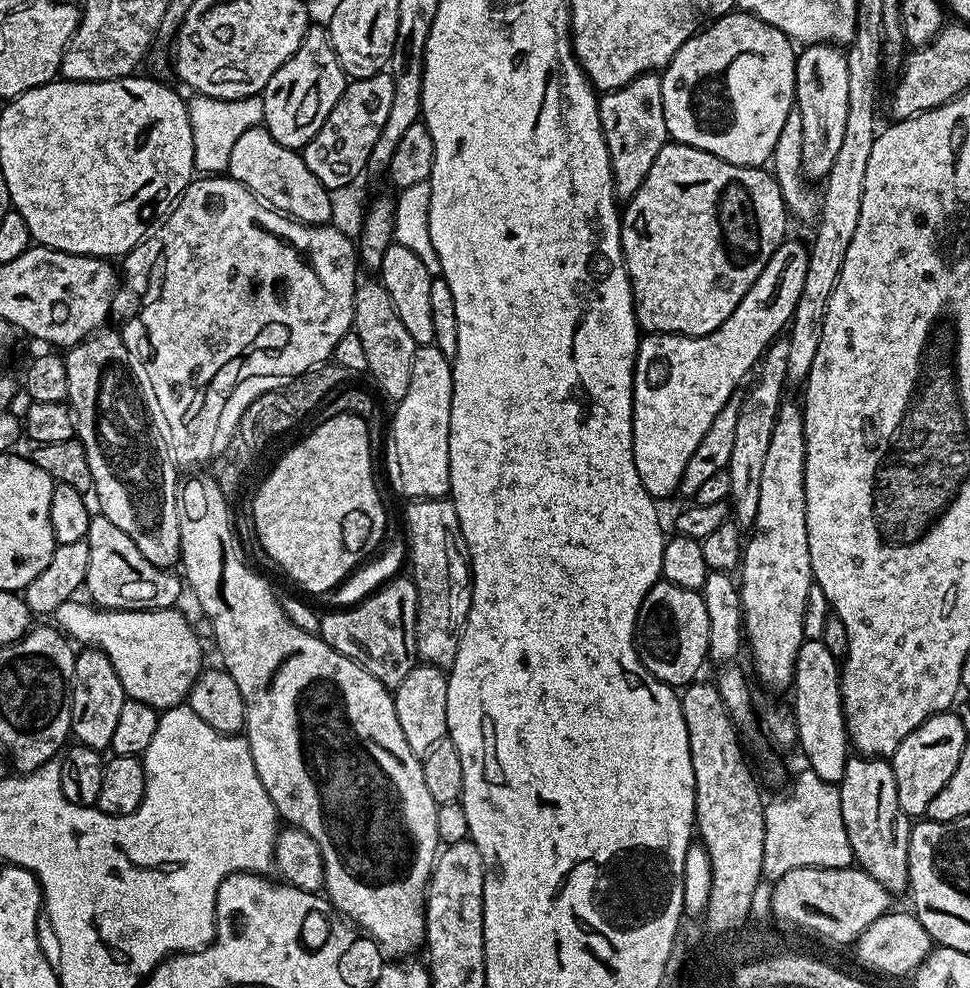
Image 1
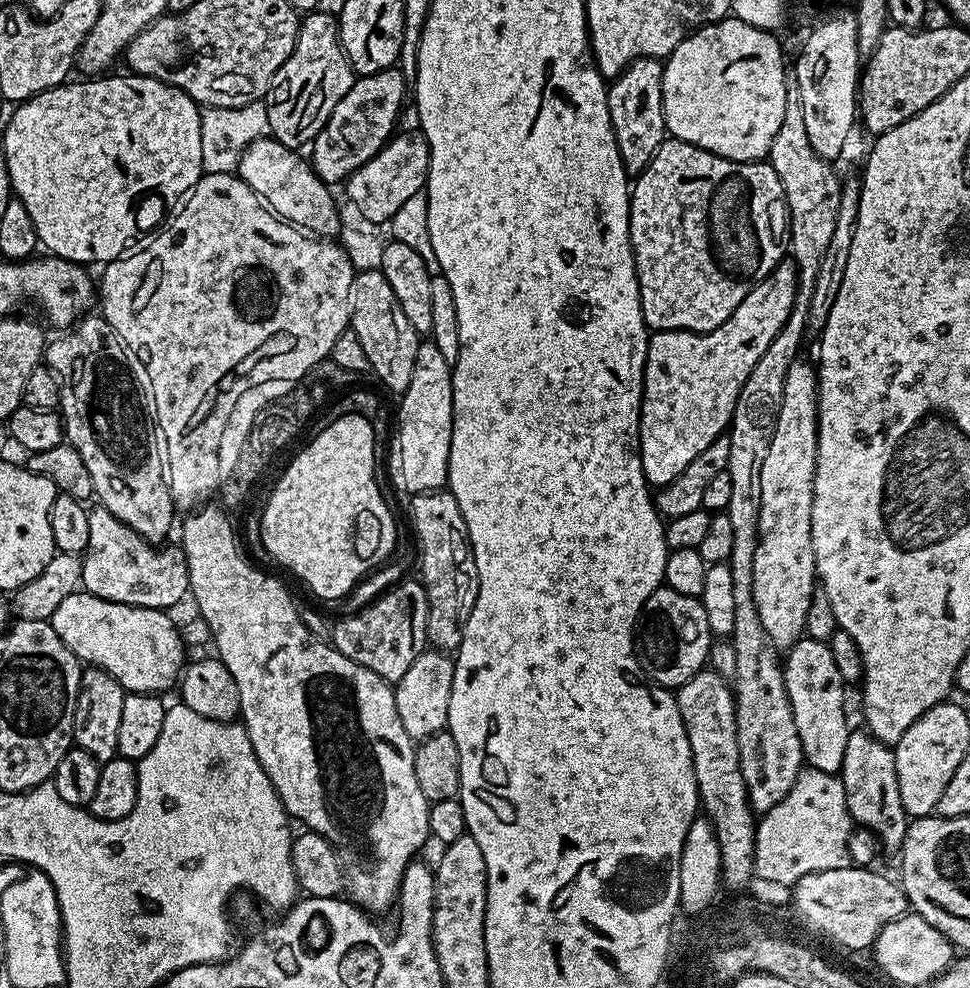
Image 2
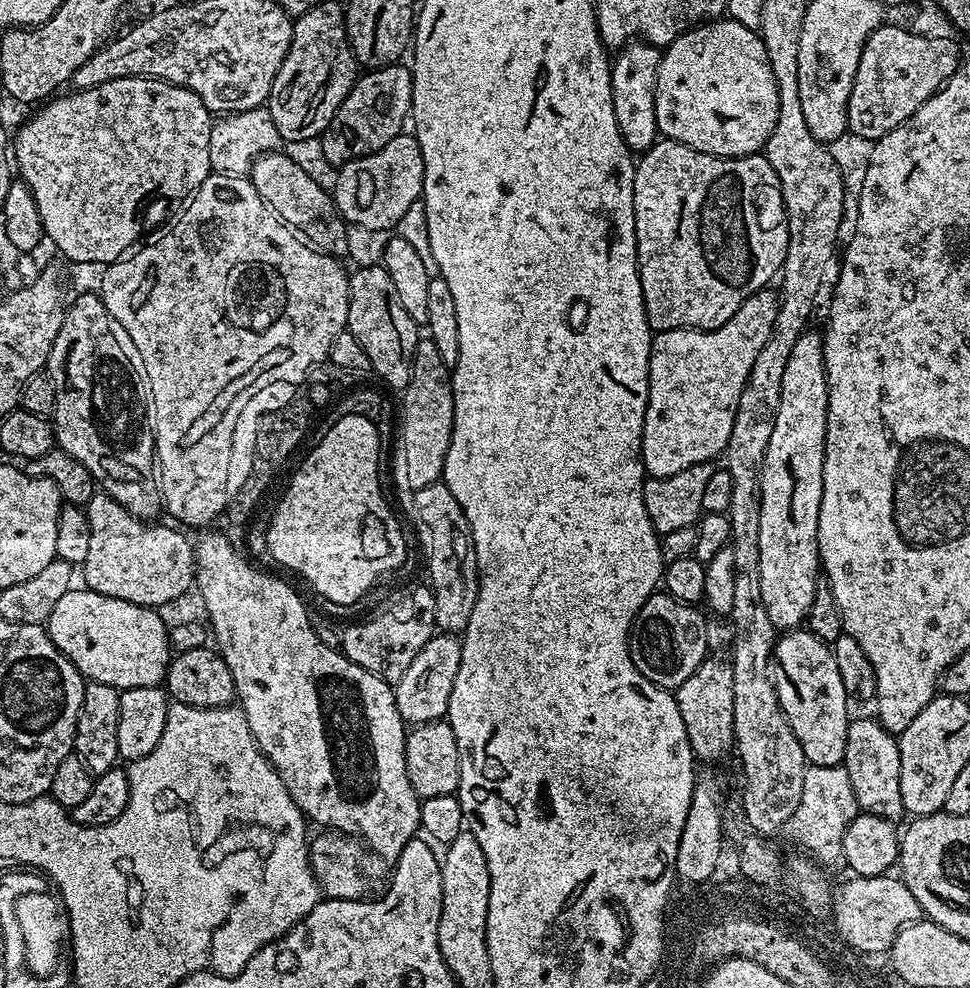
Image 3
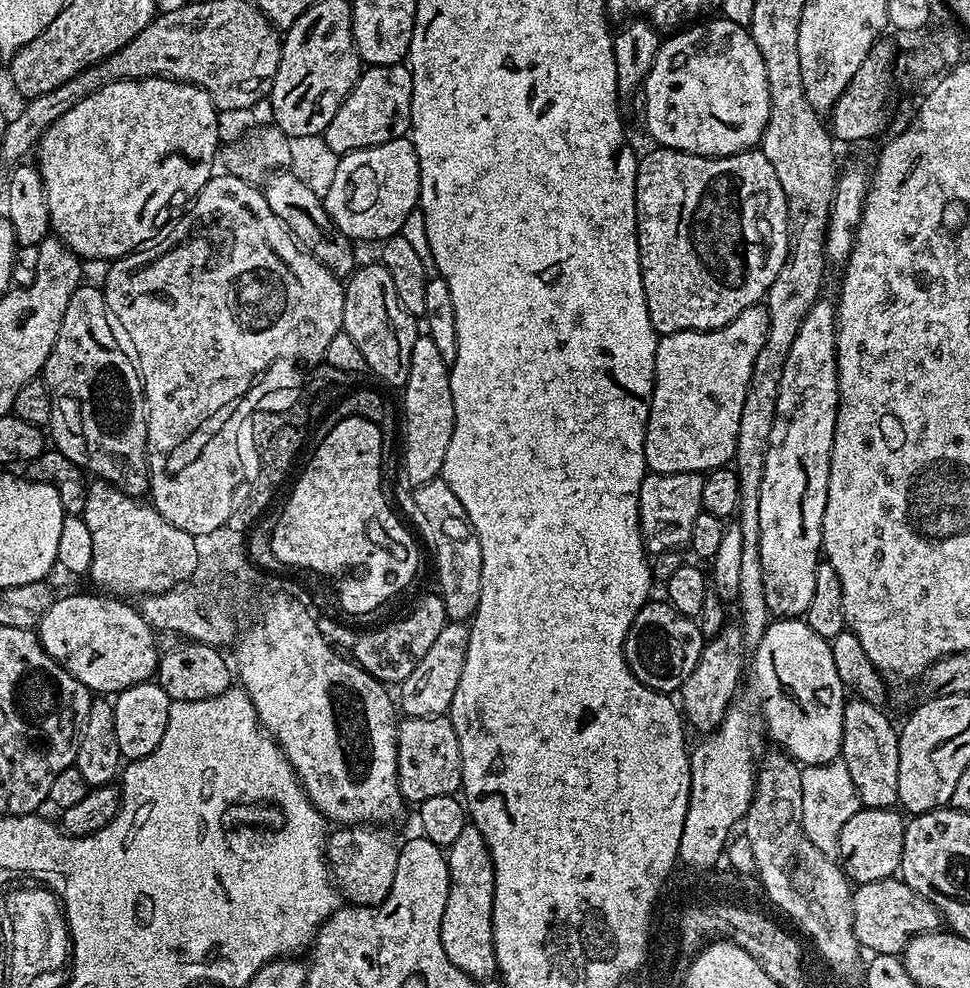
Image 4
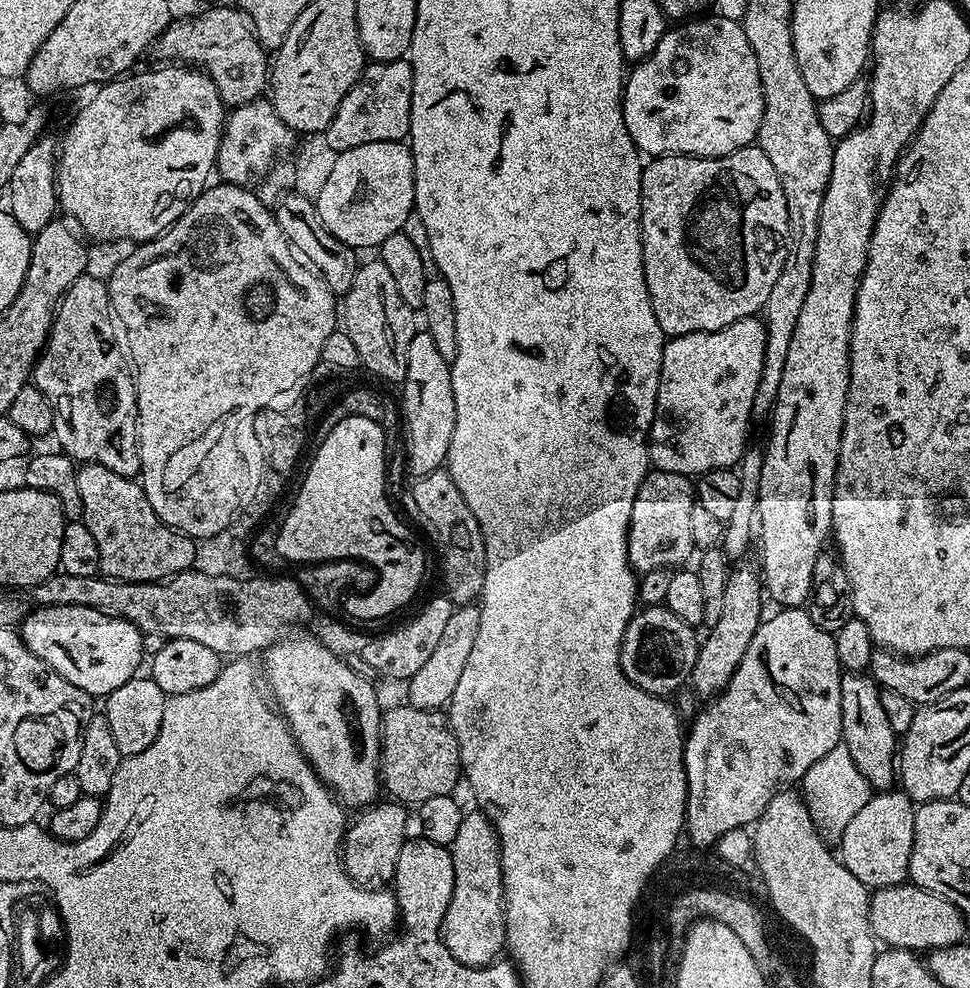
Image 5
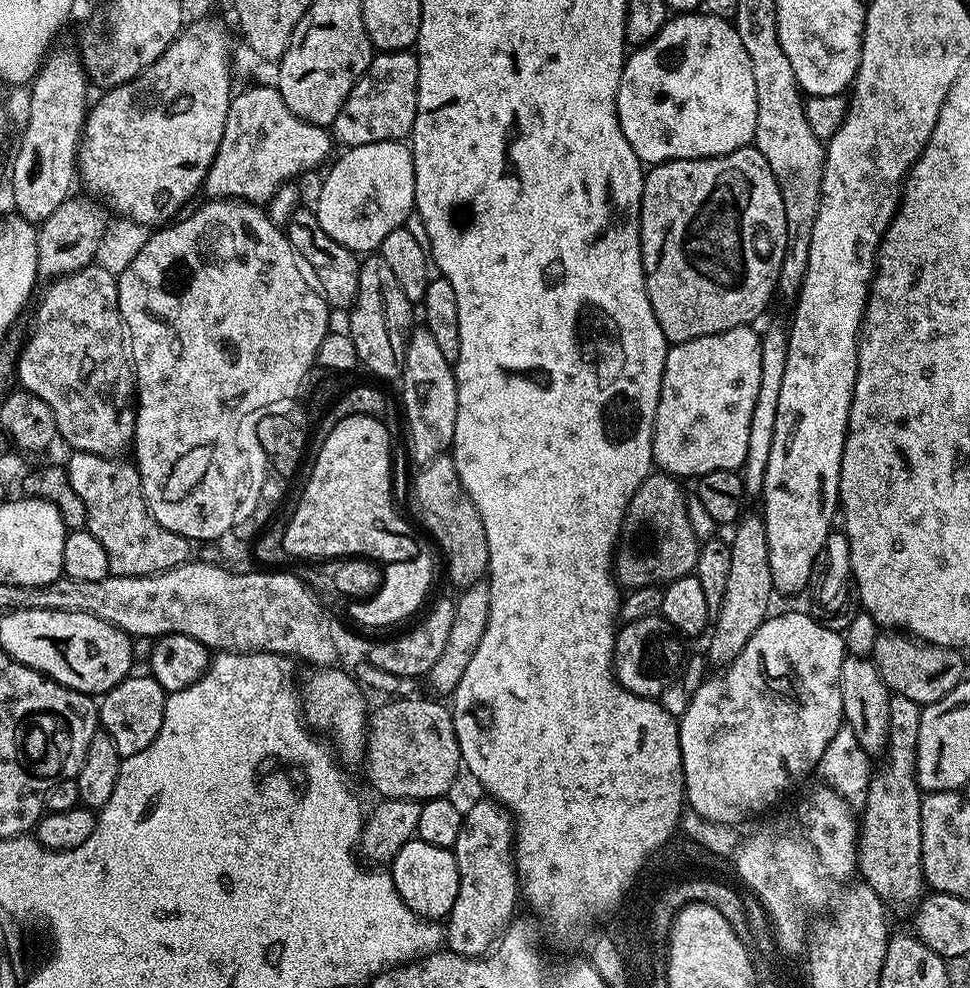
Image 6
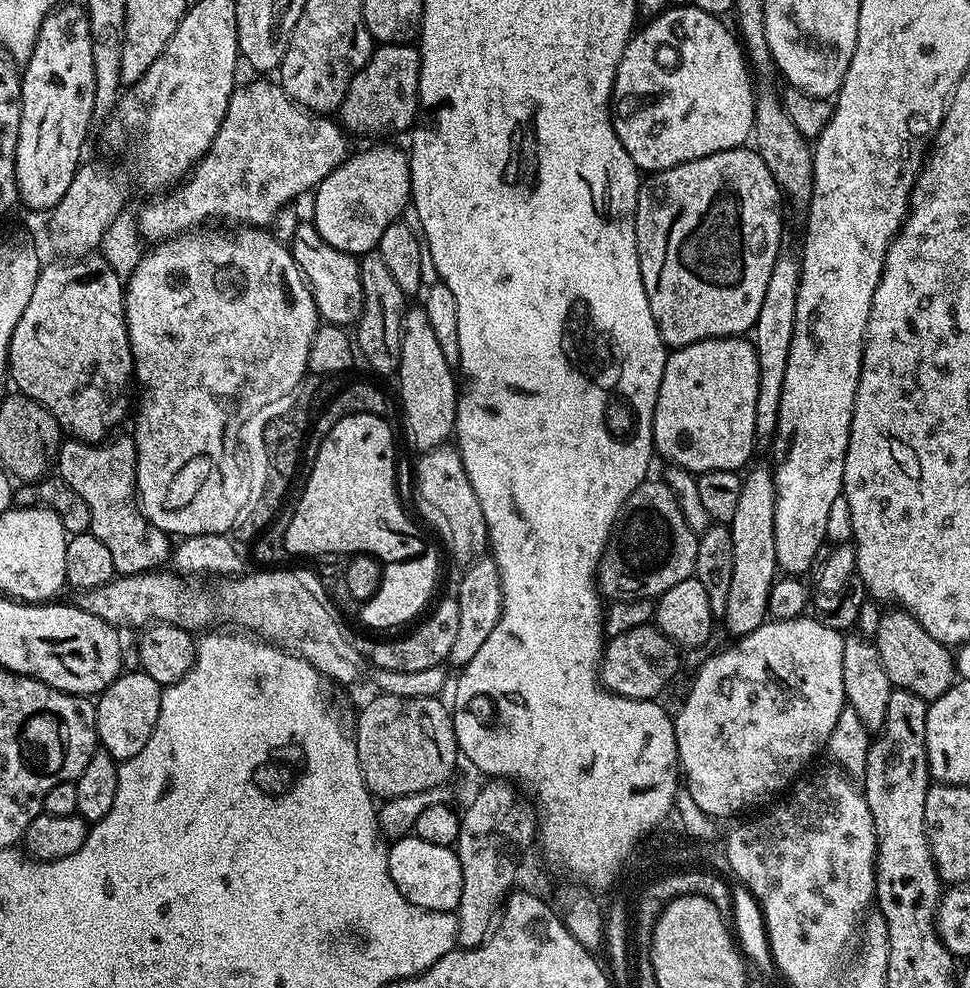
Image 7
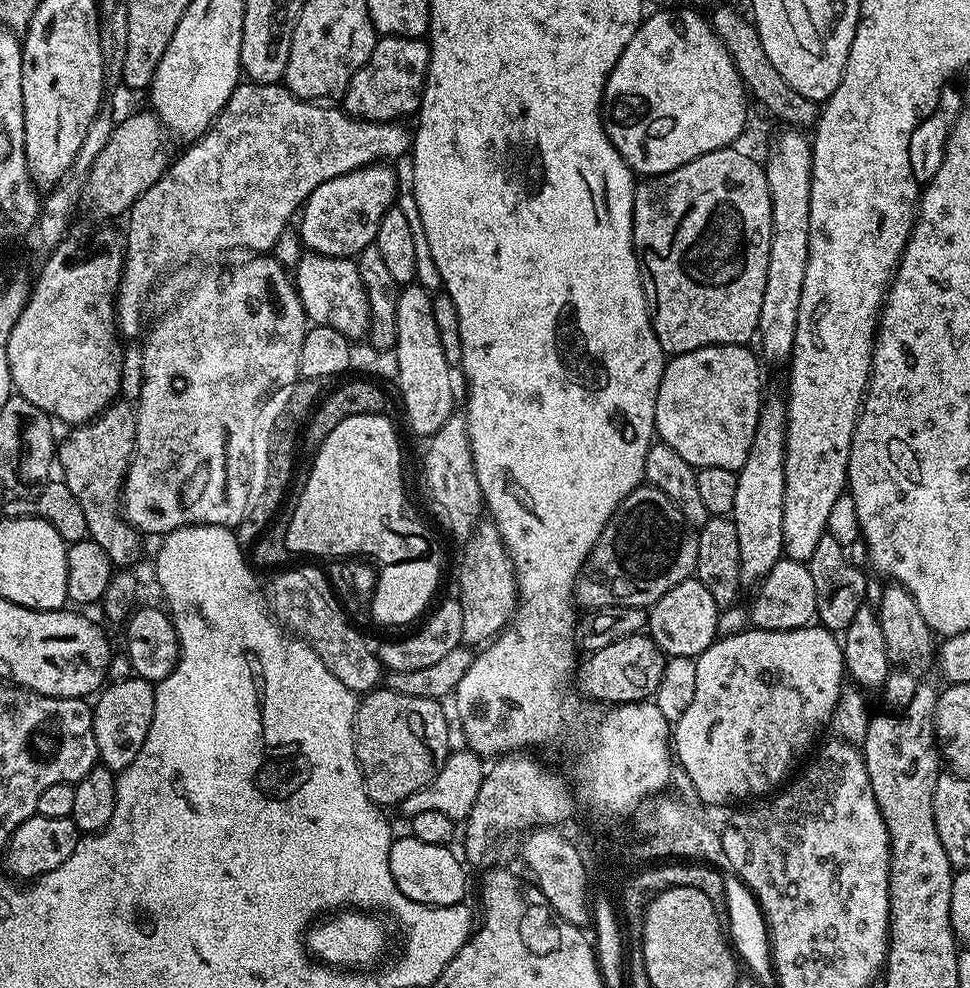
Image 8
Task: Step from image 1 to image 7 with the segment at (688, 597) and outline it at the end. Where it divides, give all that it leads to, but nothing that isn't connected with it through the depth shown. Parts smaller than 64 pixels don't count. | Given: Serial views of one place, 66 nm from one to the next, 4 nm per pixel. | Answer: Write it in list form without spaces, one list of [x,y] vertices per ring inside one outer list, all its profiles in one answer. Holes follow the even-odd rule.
[[[651,623],[627,630],[611,637],[604,645],[604,657],[600,660],[600,682],[609,692],[635,700],[651,700],[672,680],[680,668],[677,645]]]

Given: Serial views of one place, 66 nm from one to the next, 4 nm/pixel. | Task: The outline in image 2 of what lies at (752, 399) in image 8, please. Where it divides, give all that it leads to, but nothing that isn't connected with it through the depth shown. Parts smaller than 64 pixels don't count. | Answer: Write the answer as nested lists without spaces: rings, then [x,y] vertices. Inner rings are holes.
[[[785,258],[778,261],[766,278],[752,285],[750,294],[738,302],[734,314],[709,332],[661,332],[653,331],[648,337],[646,362],[644,363],[644,397],[640,403],[640,461],[649,485],[669,484],[702,450],[706,450],[717,438],[725,435],[732,422],[738,394],[750,378],[750,370],[758,358],[766,354],[766,346],[774,342],[774,334],[782,330],[796,297],[796,261]]]

